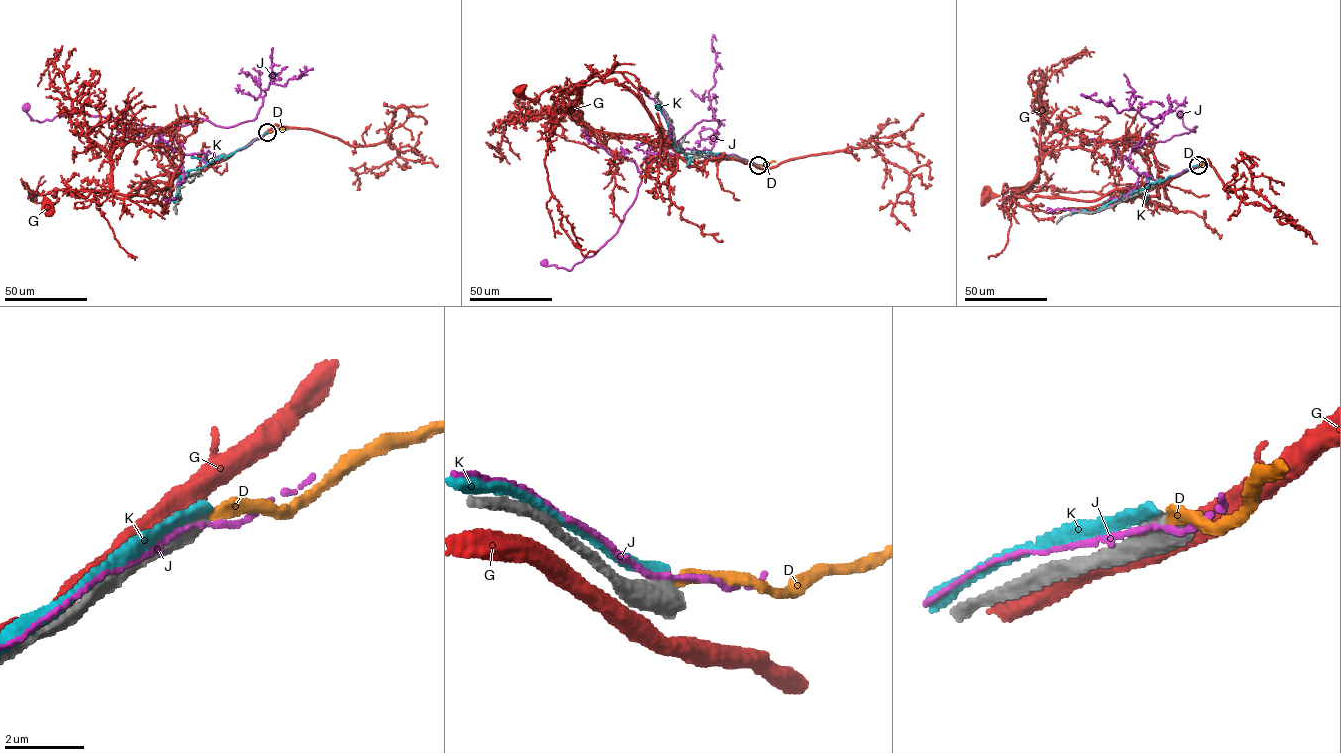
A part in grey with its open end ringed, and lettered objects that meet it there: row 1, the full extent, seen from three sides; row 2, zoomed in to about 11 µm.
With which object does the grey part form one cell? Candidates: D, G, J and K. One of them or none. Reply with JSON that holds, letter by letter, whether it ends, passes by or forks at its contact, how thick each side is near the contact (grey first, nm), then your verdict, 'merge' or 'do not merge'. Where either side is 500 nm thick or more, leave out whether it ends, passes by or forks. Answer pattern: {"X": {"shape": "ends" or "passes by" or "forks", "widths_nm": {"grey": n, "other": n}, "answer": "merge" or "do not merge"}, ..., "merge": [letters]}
{"D": {"widths_nm": {"grey": 650, "other": 280}, "answer": "merge"}, "G": {"widths_nm": {"grey": 480, "other": 550}, "answer": "do not merge"}, "J": {"widths_nm": {"grey": 750, "other": 120}, "answer": "do not merge"}, "K": {"widths_nm": {"grey": 700, "other": 280}, "answer": "do not merge"}, "merge": ["D"]}

